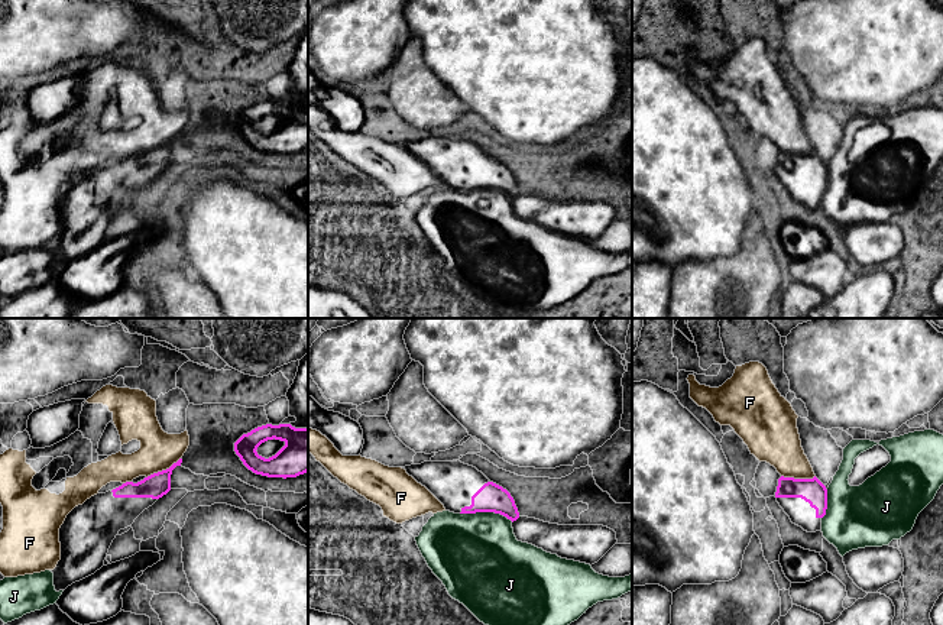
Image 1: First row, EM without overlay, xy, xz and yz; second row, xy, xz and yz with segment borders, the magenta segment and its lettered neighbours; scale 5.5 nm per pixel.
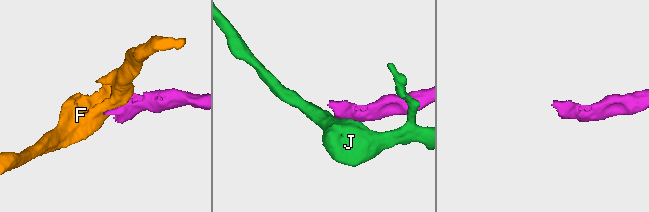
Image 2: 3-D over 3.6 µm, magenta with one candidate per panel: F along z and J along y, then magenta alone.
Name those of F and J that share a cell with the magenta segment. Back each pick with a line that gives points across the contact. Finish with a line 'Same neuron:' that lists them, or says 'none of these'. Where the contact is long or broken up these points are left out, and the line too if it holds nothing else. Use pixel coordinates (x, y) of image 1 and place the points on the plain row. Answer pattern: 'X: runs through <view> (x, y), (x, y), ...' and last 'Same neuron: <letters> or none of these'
Same neuron: none of these

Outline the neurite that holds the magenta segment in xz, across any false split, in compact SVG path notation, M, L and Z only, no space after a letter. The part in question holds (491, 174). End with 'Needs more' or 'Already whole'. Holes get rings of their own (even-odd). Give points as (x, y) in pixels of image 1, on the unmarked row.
M424 137L402 143L454 190L495 188L519 194L511 169L476 143L457 137Z. Needs more

